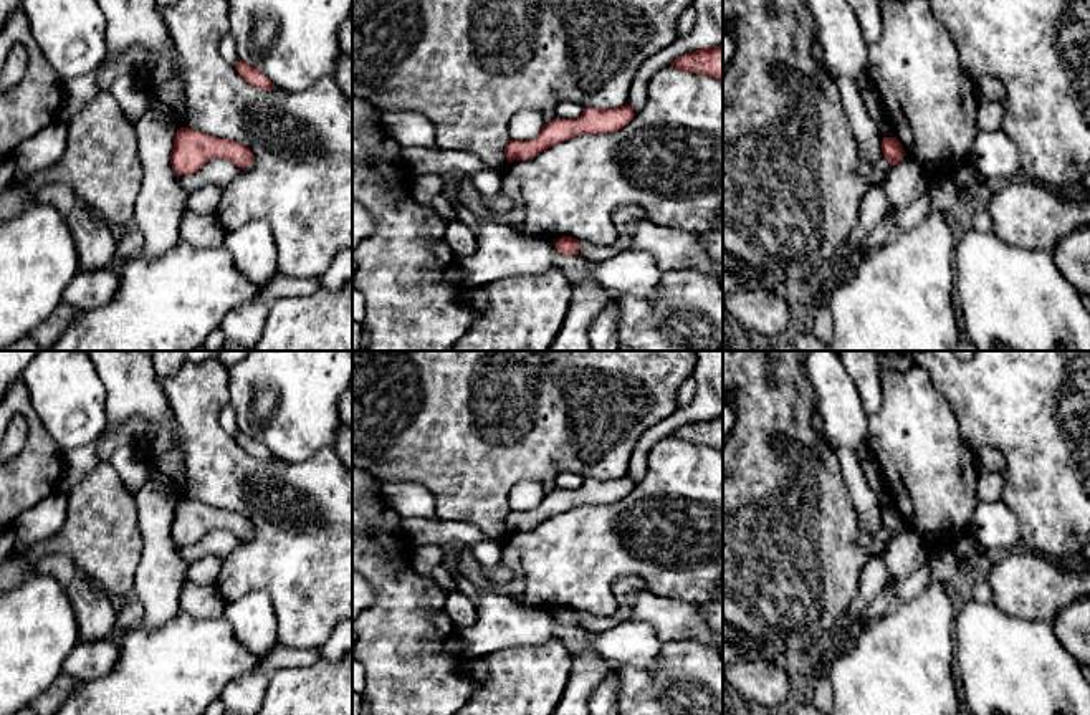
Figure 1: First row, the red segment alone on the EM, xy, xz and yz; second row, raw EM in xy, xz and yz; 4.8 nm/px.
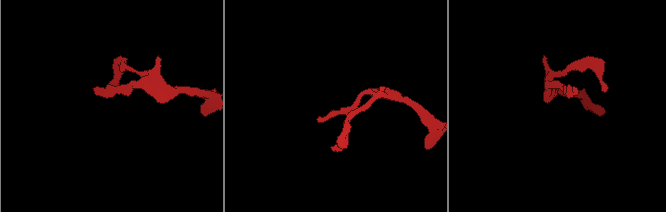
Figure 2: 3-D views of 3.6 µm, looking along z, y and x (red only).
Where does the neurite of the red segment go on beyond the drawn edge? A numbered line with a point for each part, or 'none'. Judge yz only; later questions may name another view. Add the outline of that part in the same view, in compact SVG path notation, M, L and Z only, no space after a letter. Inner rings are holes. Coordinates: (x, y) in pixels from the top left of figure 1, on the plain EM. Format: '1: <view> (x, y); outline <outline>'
none

